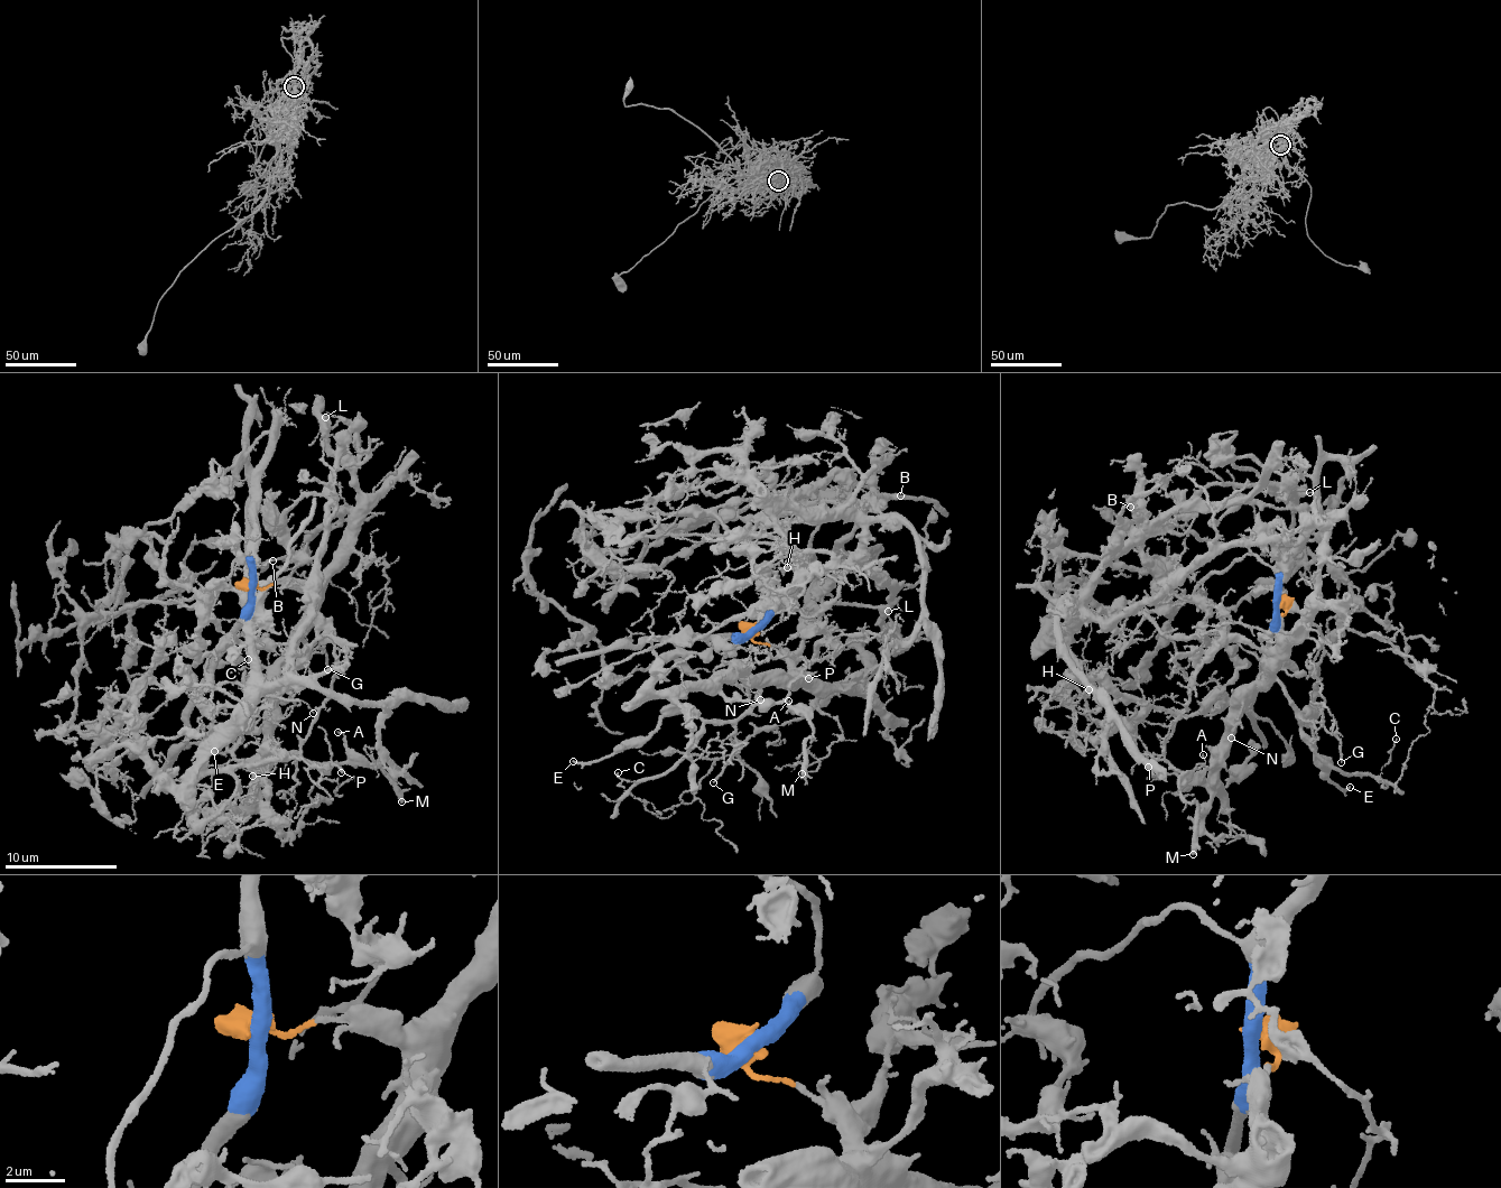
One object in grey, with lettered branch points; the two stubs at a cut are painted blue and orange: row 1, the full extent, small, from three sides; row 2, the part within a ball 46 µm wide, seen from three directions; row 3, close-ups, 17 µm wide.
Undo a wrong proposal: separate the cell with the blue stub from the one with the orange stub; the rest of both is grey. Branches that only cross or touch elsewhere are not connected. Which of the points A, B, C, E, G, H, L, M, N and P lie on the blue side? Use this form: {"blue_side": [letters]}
{"blue_side": ["B", "H", "L"]}

